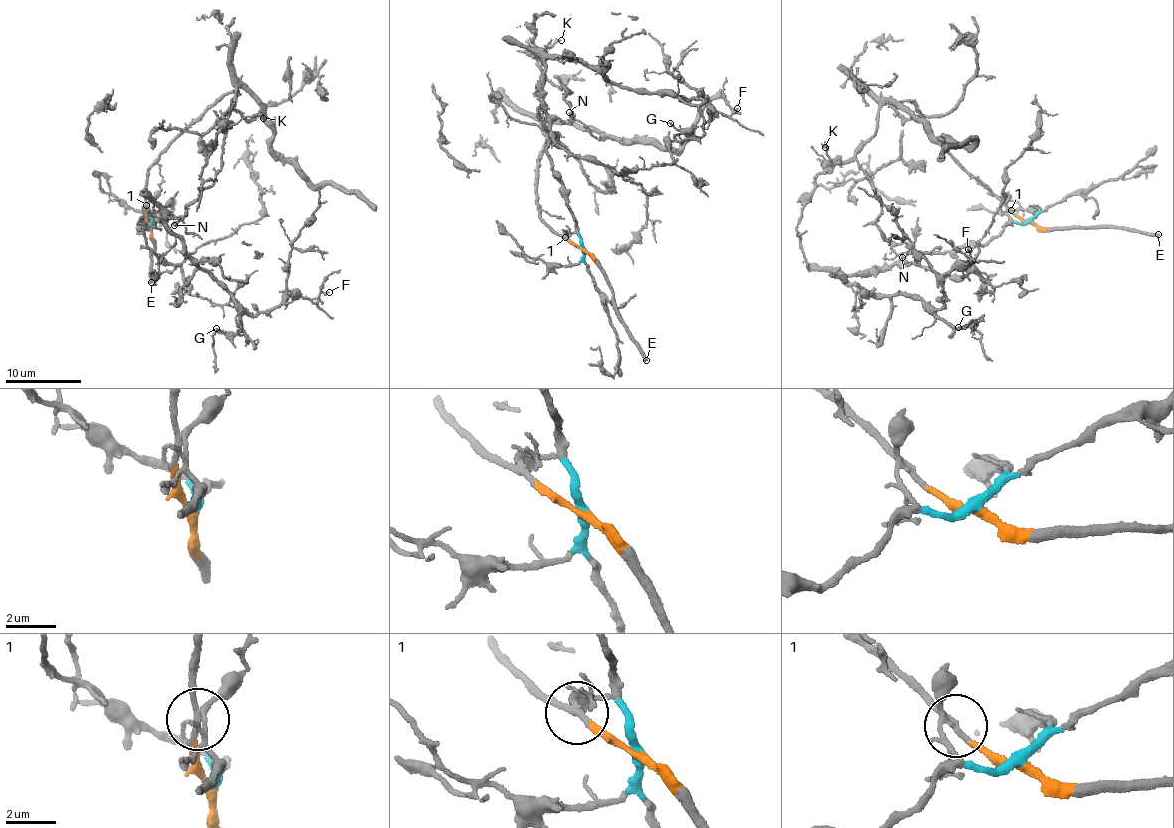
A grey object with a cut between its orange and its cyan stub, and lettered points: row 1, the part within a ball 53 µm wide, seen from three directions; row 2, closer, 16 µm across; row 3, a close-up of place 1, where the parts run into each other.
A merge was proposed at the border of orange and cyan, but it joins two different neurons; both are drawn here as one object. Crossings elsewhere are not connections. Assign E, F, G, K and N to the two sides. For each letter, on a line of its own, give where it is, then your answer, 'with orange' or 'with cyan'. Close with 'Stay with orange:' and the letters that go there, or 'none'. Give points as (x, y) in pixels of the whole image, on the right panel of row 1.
E: (1158, 234) | with orange
F: (968, 249) | with cyan
G: (958, 327) | with cyan
K: (825, 147) | with orange
N: (902, 257) | with orange
Stay with orange: E, K, N

